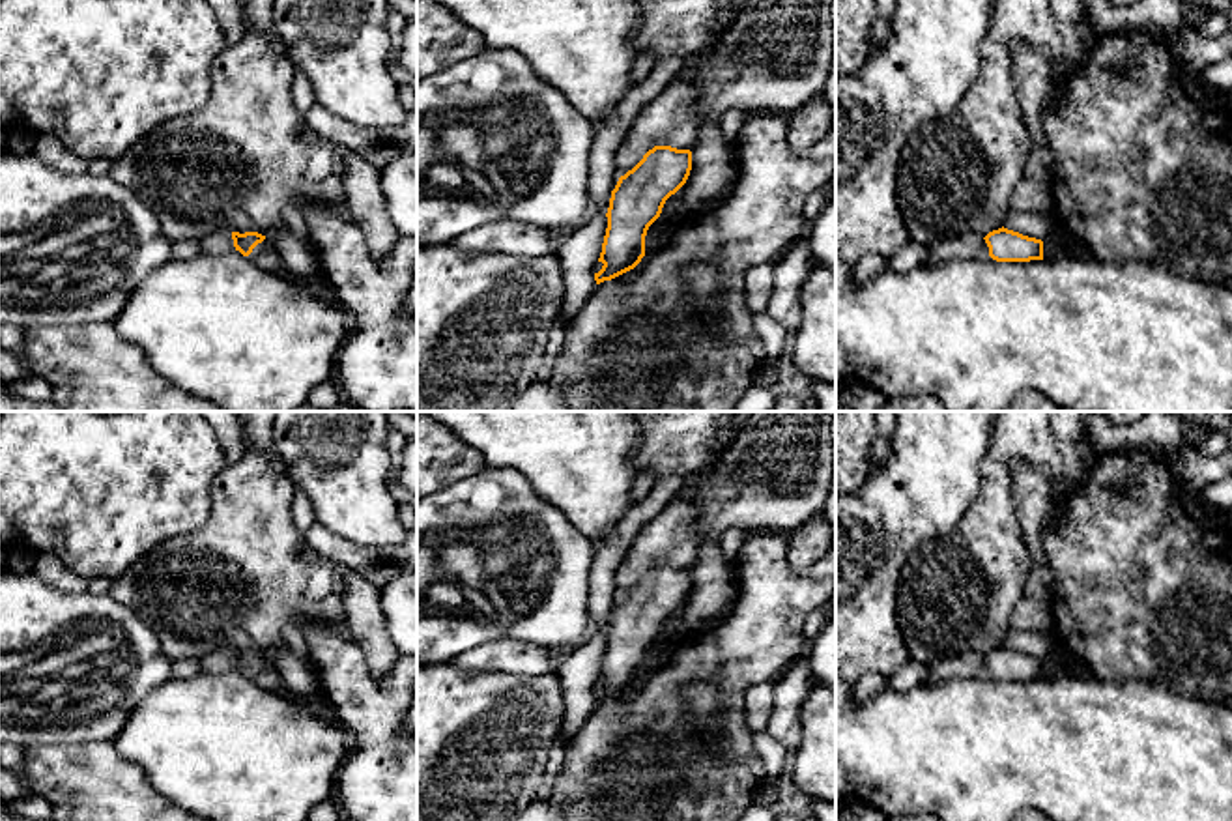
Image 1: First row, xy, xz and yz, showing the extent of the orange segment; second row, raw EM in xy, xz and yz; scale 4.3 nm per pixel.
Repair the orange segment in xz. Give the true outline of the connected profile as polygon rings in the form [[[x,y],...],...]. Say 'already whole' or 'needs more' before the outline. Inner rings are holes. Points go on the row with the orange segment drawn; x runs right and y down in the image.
needs more; [[[729,0],[722,6],[723,17],[718,32],[694,56],[684,60],[682,71],[651,101],[630,125],[626,138],[615,151],[617,185],[611,191],[608,208],[608,228],[598,262],[602,269],[595,273],[596,284],[611,281],[634,269],[645,256],[645,236],[649,226],[660,217],[666,200],[675,194],[688,180],[692,170],[692,150],[699,138],[701,122],[697,116],[697,94],[694,90],[692,69],[695,62],[720,41],[731,28],[735,15],[748,0]]]

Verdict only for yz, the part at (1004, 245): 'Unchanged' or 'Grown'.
Grown

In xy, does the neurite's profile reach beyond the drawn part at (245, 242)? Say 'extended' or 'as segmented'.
extended

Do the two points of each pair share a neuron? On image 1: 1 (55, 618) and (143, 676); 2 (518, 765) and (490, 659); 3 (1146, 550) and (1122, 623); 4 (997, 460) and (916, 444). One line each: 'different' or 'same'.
1: same
2: different
3: same
4: different

